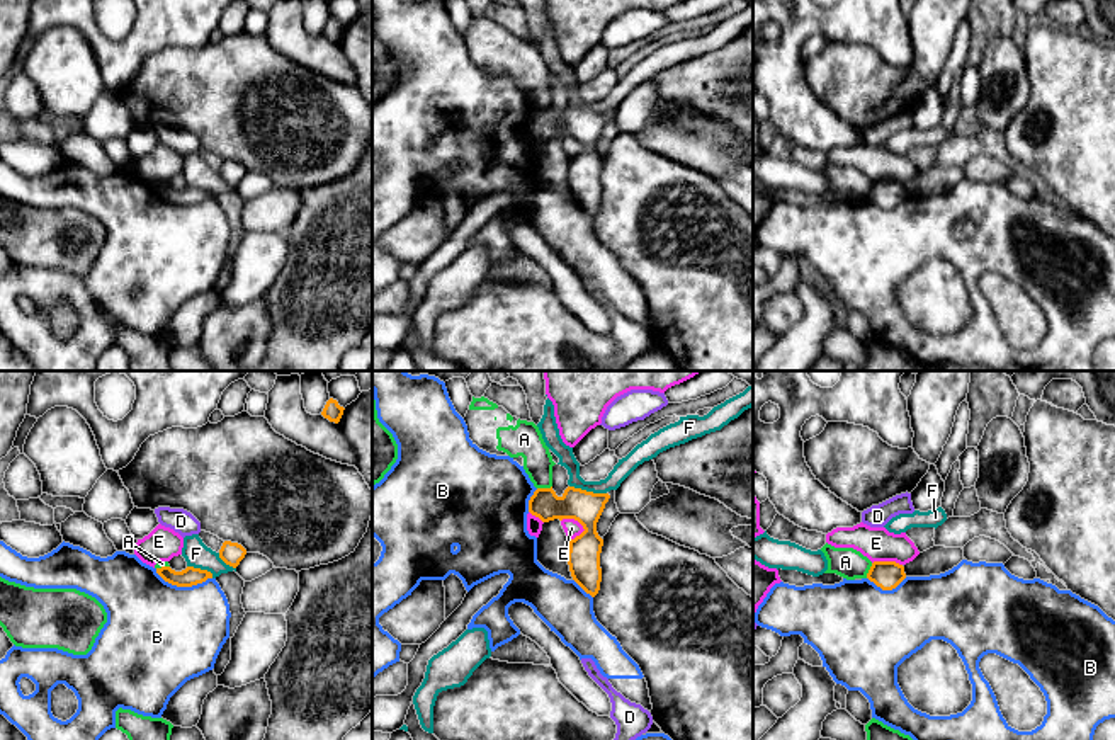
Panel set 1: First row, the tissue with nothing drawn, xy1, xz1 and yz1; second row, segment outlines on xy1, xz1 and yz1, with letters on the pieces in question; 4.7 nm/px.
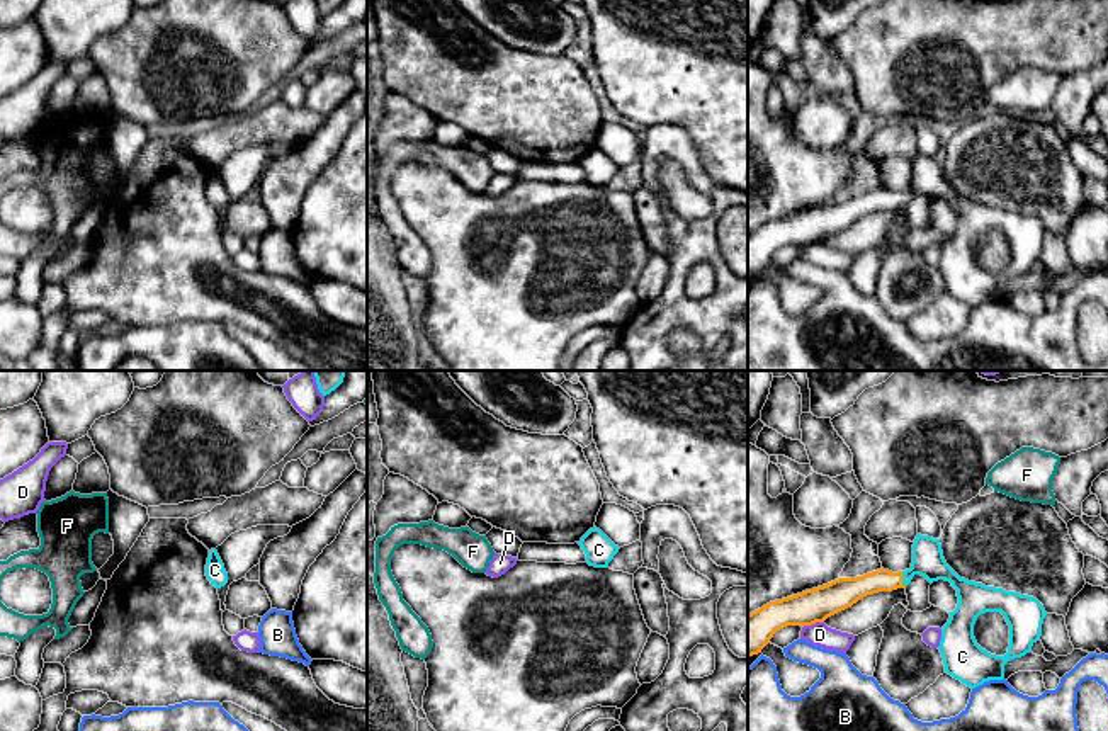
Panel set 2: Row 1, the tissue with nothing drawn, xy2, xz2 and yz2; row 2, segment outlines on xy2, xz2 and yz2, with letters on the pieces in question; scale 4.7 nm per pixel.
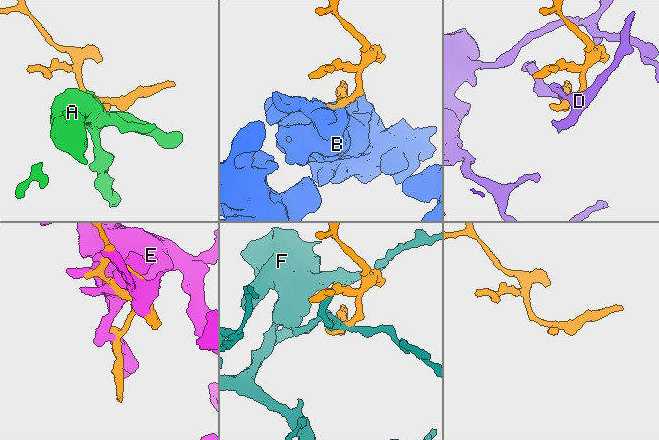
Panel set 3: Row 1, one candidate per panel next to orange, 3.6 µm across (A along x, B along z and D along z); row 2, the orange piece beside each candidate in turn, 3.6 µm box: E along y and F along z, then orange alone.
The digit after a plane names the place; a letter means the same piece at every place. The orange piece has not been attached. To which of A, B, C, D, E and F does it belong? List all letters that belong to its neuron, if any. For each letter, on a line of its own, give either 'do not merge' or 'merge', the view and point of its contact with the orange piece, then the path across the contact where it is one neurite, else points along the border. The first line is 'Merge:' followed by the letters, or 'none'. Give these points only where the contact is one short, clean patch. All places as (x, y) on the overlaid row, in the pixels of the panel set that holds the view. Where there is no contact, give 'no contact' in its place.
Merge: C
A: do not merge; meets orange in xz1 at (544, 489); border along xz1 (551, 485), (537, 489)
B: do not merge; meets orange in xy1 at (182, 586)
C: merge; meets orange in yz2 at (901, 578); runs through yz2 (850, 590), (879, 580), (901, 578), (928, 561)
D: do not merge; meets orange in yz2 at (813, 623); border along yz2 (823, 621), (802, 628)
E: do not merge; meets orange in xz1 at (582, 524)
F: do not merge; meets orange in xz1 at (588, 492)

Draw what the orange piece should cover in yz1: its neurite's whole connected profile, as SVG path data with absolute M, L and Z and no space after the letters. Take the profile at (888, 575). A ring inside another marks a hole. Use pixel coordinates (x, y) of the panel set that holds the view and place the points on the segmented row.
M874 561L867 578L882 590L896 589L904 578L904 566L896 561Z

